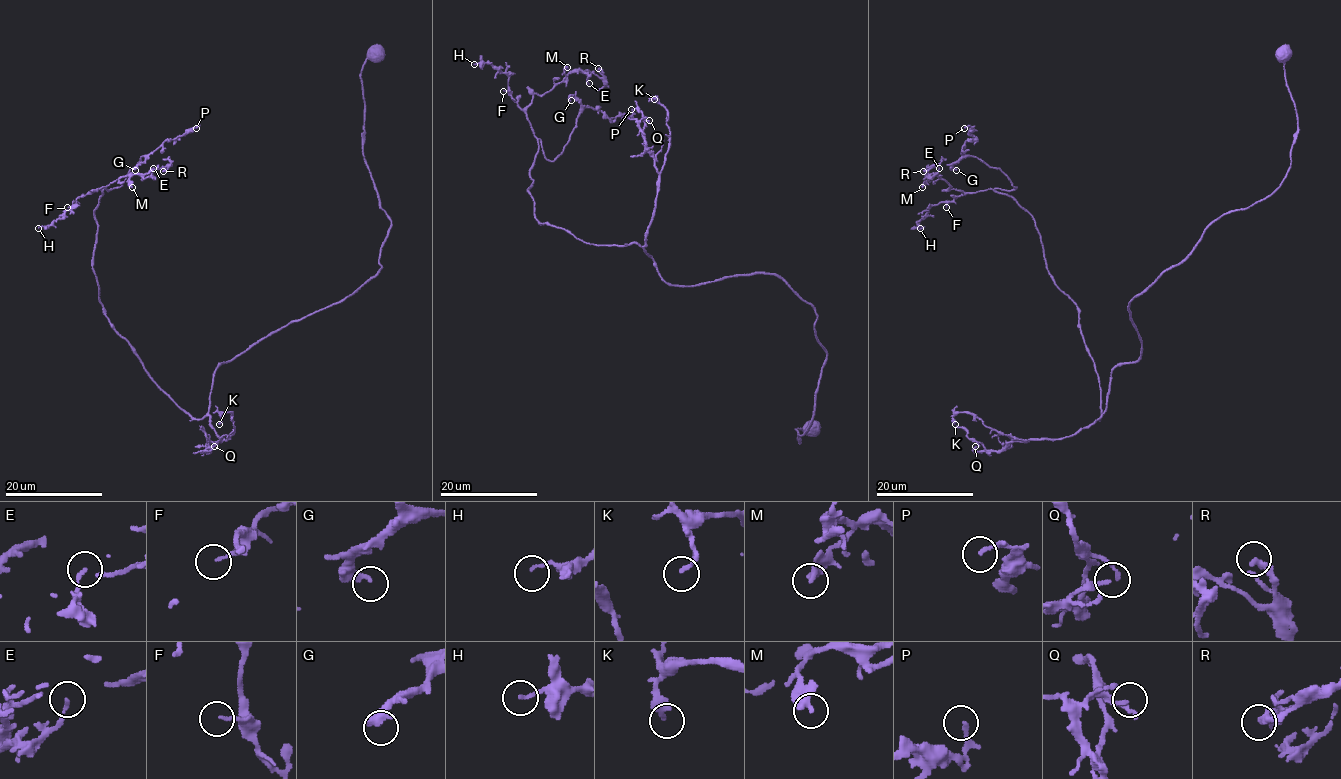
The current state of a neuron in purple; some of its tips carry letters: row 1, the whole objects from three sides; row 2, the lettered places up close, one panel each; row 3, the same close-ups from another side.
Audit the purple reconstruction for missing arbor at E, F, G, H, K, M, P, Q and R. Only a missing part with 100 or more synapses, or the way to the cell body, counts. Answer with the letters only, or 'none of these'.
none of these

